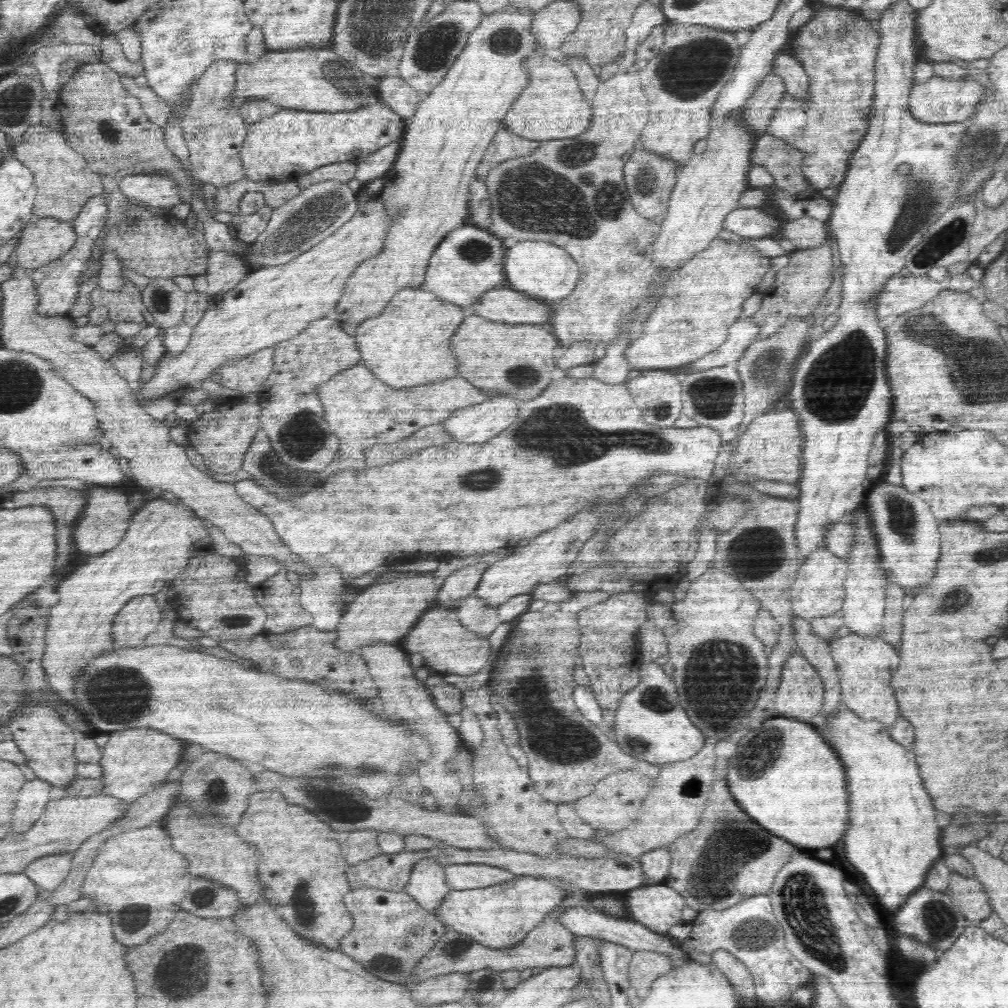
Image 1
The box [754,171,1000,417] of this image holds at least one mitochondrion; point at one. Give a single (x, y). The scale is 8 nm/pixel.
(911, 217)

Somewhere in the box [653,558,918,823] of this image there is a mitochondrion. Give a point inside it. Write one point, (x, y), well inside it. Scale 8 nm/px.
(711, 660)

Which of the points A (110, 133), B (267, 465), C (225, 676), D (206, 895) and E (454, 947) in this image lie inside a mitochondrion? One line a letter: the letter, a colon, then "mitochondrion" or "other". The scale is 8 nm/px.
A: mitochondrion
B: mitochondrion
C: other
D: mitochondrion
E: mitochondrion

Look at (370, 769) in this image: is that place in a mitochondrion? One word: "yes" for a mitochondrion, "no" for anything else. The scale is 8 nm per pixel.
yes

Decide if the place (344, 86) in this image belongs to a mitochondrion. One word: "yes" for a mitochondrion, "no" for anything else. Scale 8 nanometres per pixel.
yes

